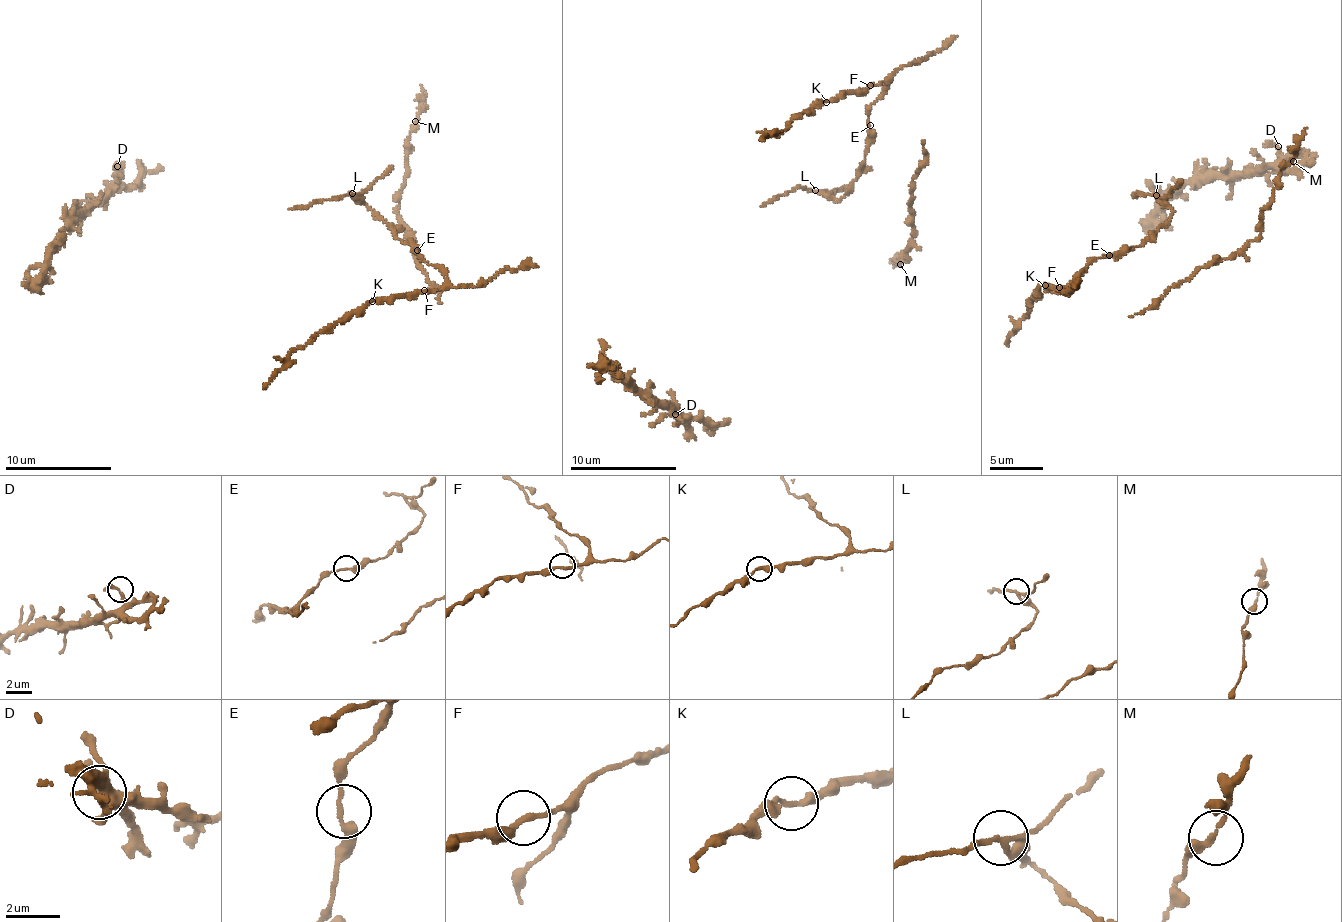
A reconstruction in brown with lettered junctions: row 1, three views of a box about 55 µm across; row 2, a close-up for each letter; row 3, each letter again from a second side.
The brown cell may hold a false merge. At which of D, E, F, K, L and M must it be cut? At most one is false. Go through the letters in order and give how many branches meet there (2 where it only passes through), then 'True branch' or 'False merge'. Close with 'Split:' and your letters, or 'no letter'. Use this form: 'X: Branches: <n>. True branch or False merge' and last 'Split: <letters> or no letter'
D: Branches: 2. True branch
E: Branches: 2. True branch
F: Branches: 2. True branch
K: Branches: 2. True branch
L: Branches: 2. False merge
M: Branches: 2. True branch
Split: L

